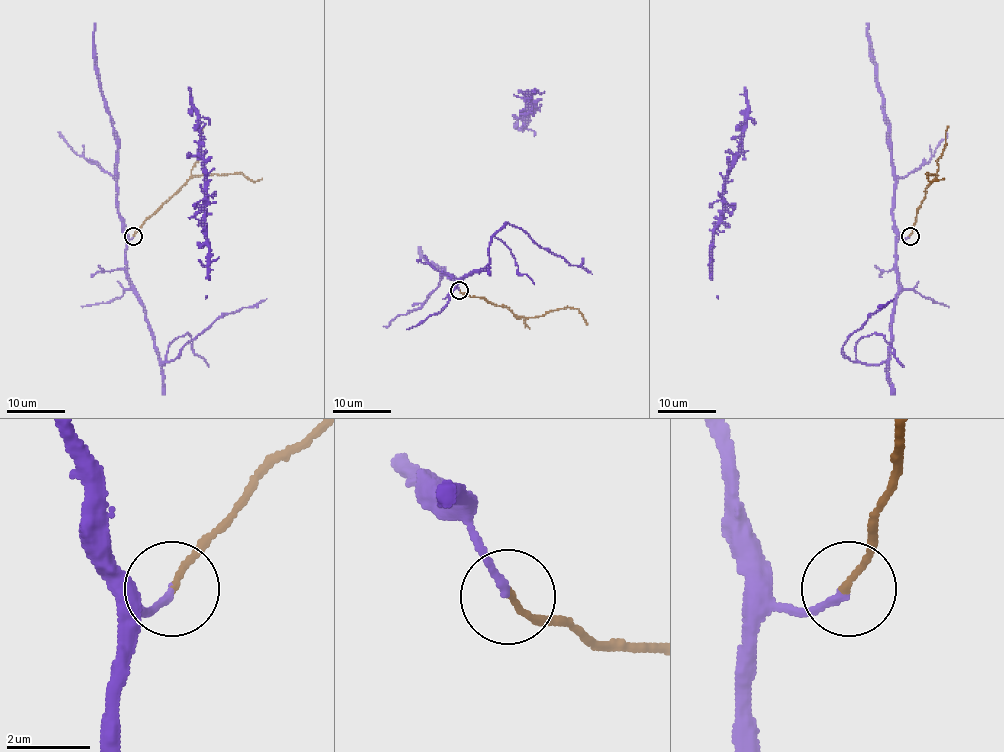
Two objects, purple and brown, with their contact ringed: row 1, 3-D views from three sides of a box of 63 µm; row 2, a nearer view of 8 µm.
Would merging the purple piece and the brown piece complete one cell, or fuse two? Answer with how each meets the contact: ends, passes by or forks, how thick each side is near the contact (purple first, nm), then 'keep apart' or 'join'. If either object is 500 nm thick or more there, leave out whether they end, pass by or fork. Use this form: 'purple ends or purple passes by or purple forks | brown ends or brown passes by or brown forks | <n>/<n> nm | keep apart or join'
purple ends | brown ends | 180/140 nm | join

